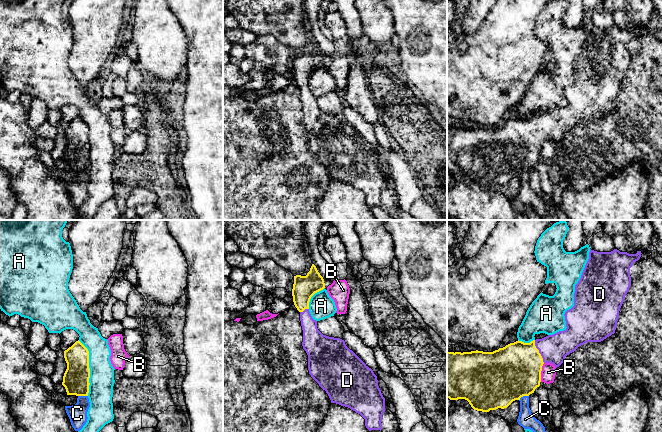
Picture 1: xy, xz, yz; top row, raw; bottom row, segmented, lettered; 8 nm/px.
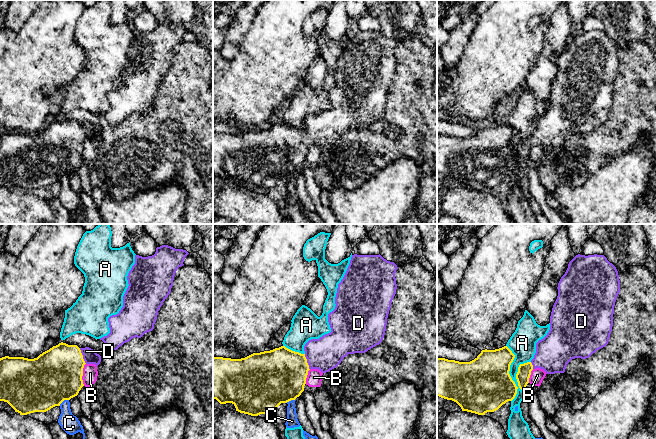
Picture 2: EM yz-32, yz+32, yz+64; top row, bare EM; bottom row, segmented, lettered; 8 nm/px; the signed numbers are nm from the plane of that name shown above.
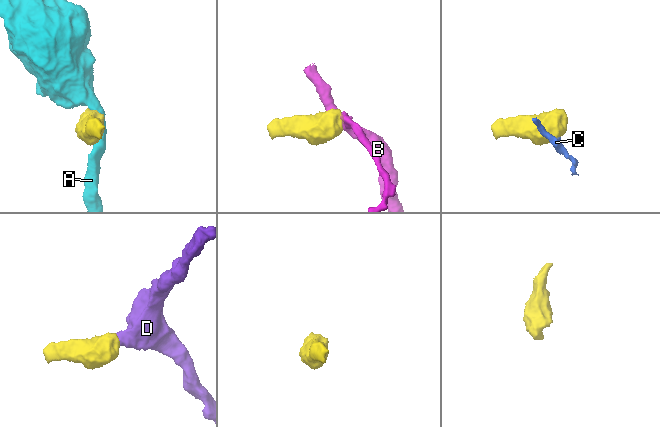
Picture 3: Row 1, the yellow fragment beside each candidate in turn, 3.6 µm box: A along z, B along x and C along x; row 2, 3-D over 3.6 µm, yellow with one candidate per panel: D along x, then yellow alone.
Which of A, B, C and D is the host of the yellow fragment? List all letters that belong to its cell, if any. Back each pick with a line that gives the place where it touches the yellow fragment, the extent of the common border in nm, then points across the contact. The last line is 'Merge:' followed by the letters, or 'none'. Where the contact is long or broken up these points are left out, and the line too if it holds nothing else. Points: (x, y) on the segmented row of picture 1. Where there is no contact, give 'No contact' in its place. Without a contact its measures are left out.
D: Touches yellow at yz (538, 351). Shared border 200 nm. Path across: yz (514, 371), (526, 359), (538, 351), (554, 348)
Merge: D

